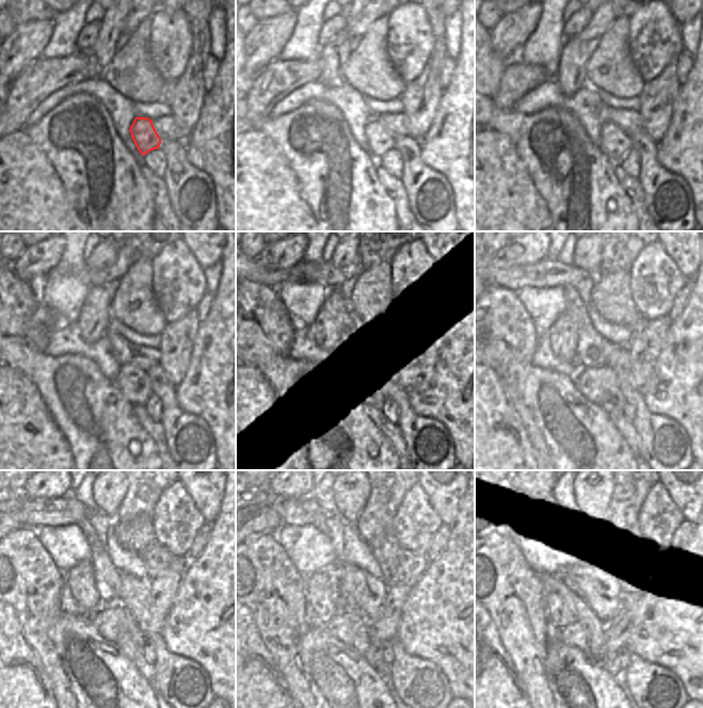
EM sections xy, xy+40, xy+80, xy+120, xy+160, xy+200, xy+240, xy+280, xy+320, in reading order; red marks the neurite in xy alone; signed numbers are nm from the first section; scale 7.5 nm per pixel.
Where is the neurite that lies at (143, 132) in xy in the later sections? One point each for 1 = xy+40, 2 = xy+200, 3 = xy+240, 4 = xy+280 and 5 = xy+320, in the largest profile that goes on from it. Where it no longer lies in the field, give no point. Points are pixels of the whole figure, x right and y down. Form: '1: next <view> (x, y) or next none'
1: next xy+40 (380, 141)
2: next xy+200 (598, 385)
3: next xy+240 (110, 624)
4: next xy+280 (342, 627)
5: next xy+320 (574, 634)

